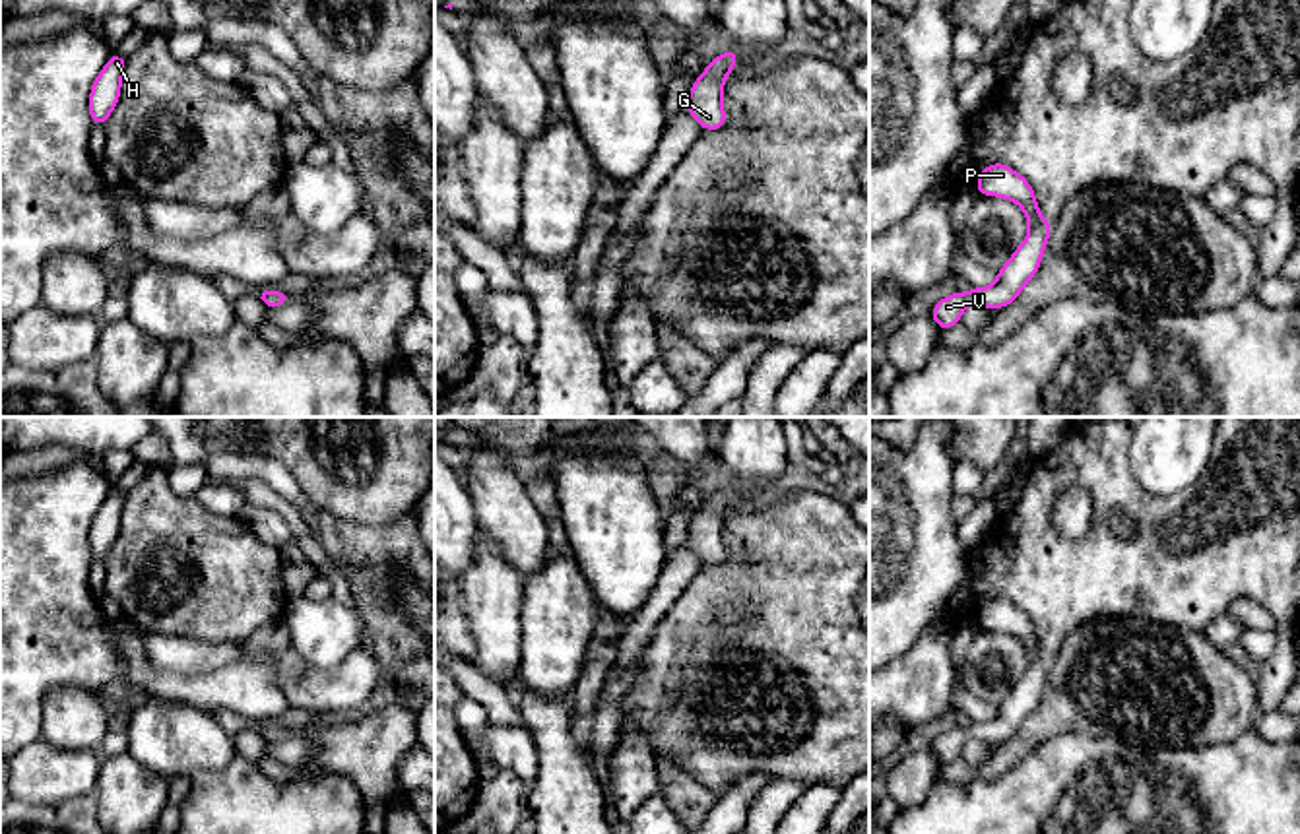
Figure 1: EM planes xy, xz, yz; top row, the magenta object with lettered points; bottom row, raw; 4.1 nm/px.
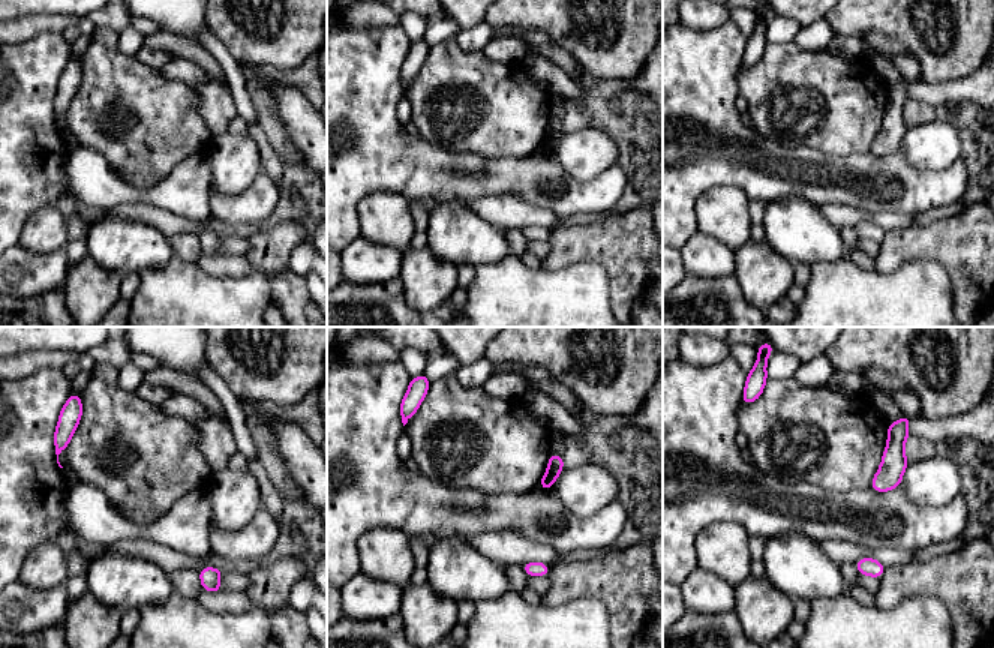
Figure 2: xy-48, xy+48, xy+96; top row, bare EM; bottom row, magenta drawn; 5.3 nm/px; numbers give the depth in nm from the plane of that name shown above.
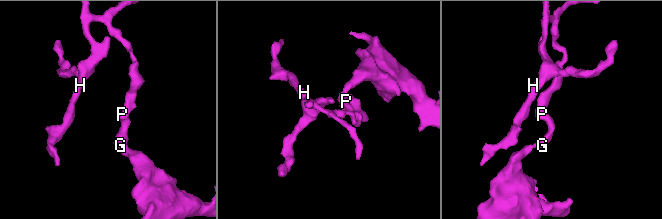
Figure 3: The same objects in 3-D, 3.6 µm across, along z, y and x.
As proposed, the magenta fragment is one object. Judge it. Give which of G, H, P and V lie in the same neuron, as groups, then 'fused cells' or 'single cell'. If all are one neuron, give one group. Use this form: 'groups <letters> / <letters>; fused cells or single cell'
groups G H P V; single cell

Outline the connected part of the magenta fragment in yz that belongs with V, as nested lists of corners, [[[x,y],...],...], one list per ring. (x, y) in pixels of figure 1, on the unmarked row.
[[[988,599],[976,613],[974,621],[984,630],[1001,630],[1017,636],[1028,654],[1030,665],[1009,696],[997,704],[997,716],[991,722],[970,722],[966,729],[957,725],[929,745],[941,766],[960,756],[960,749],[968,737],[982,739],[986,743],[1001,743],[1011,739],[1038,706],[1054,661],[1040,650],[1034,625],[1026,613],[1017,609],[1009,599]]]

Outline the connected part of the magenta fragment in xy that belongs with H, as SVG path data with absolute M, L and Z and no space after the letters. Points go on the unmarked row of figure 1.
M113 487L109 497L93 516L89 528L91 561L105 559L107 551L113 547L114 539L118 537L124 500L126 500L126 493Z

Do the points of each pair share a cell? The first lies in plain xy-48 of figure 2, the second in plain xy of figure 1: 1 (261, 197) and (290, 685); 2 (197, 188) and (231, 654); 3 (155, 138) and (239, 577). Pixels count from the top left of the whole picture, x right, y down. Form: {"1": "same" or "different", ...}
{"1": "same", "2": "different", "3": "same"}

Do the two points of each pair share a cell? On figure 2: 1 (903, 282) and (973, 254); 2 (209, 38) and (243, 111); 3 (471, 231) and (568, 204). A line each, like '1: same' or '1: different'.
1: different
2: same
3: different

